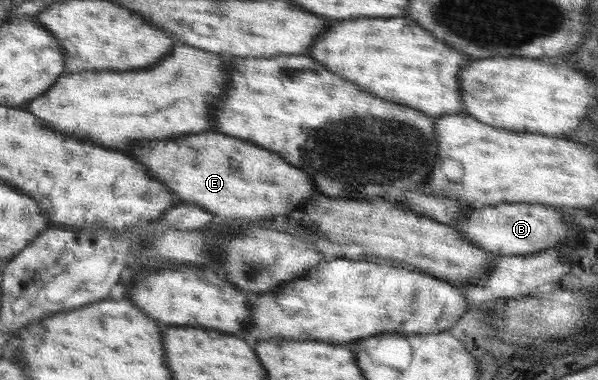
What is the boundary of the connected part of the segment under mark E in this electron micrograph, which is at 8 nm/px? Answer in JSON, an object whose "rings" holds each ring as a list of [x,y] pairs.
{"rings":[[[203,132],[180,135],[176,139],[166,141],[142,141],[142,143],[134,143],[130,149],[124,151],[124,154],[142,163],[148,170],[148,174],[154,176],[164,186],[168,186],[179,201],[204,207],[214,212],[216,219],[226,218],[261,223],[277,215],[292,214],[302,203],[322,194],[314,186],[314,180],[310,179],[310,175],[288,161],[284,161],[280,154],[226,134]]]}

